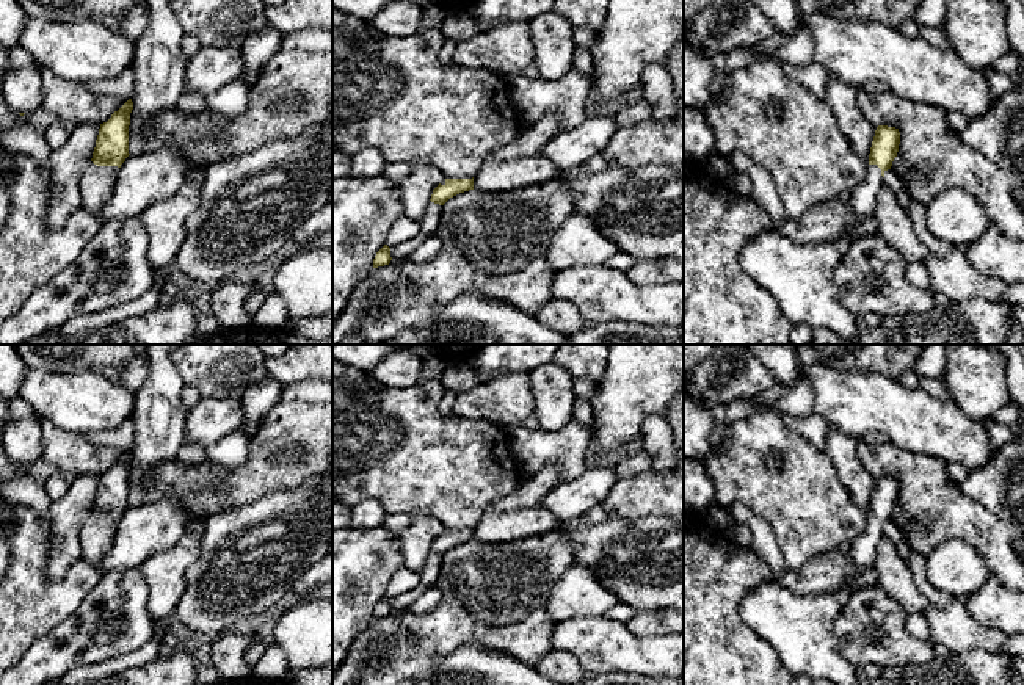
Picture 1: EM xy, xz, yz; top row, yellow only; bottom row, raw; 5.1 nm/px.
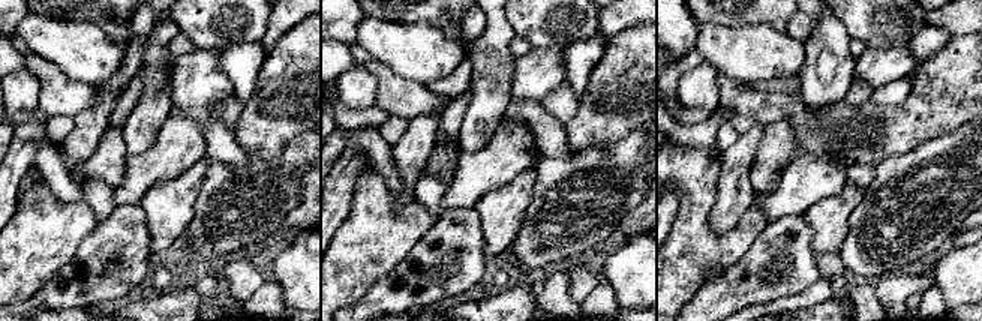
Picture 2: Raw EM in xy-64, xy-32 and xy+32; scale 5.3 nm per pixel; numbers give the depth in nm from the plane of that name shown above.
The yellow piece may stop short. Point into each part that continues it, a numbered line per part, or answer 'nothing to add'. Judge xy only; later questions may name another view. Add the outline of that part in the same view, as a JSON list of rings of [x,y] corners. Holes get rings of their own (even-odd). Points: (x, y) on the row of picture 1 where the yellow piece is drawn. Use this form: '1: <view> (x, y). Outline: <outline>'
1: xy (96, 185). Outline: [[[91,163],[80,180],[82,208],[88,210],[94,218],[111,194],[118,169],[118,166]]]

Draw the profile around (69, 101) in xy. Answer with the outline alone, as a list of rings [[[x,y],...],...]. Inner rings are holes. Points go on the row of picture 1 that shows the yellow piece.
[[[34,63],[41,72],[42,108],[63,119],[77,122],[107,122],[127,100],[91,92]]]

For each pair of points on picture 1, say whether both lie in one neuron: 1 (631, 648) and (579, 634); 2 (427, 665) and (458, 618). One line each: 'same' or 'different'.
1: same
2: different

